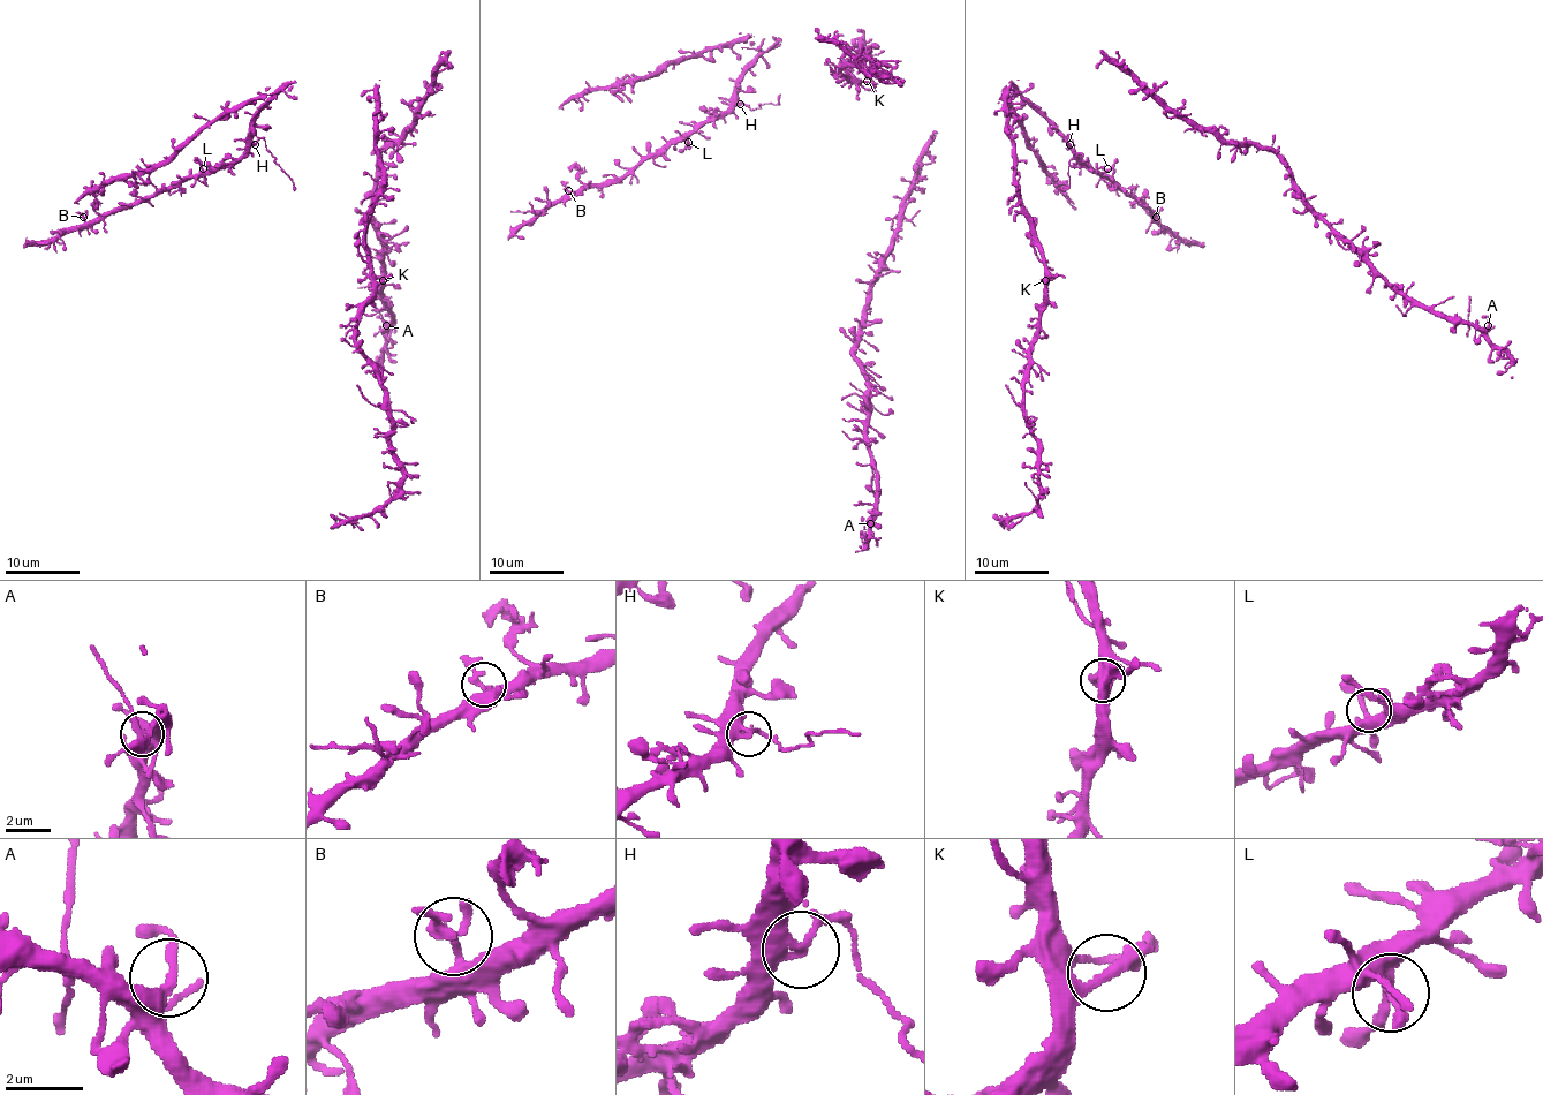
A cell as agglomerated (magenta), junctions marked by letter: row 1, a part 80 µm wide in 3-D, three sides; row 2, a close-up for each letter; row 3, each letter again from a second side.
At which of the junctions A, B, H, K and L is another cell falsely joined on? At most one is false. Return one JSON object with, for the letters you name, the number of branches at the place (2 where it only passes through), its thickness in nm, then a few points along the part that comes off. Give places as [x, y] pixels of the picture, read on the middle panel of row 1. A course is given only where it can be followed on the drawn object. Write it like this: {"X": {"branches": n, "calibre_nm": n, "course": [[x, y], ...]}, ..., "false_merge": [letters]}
{"H": {"branches": 3, "calibre_nm": 280, "course": [[740, 105], [751, 108], [764, 103], [777, 105], [781, 93]]}, "false_merge": ["H"]}

